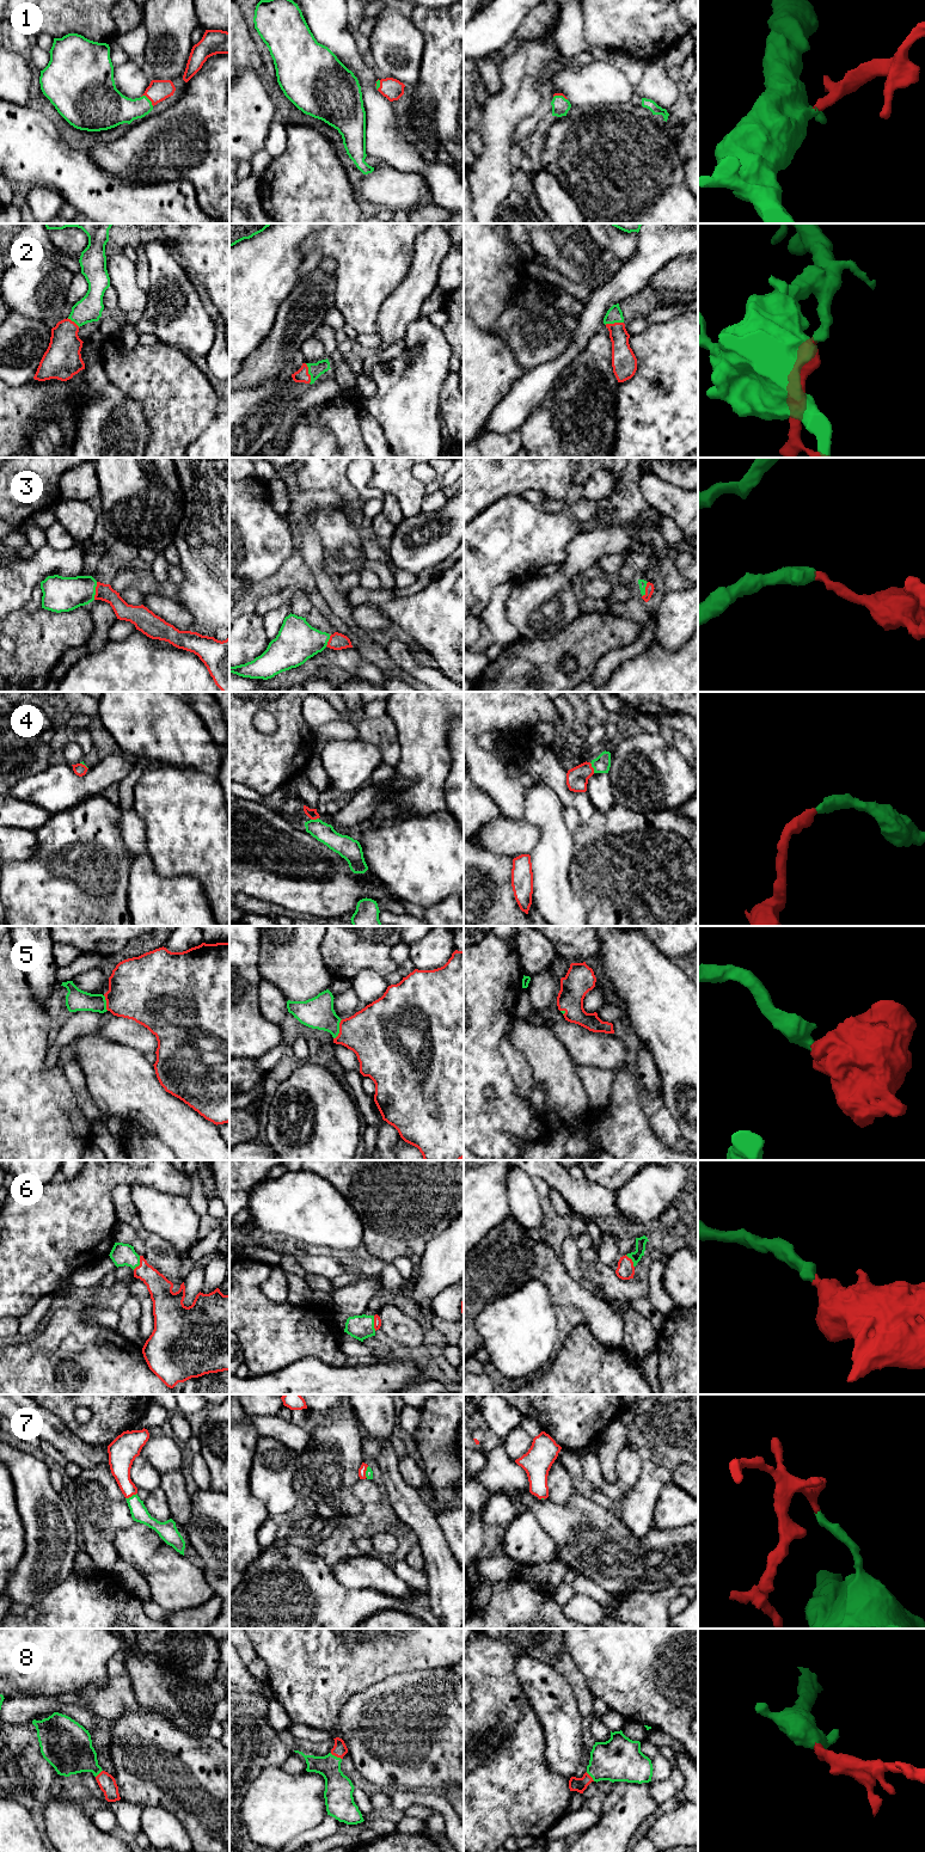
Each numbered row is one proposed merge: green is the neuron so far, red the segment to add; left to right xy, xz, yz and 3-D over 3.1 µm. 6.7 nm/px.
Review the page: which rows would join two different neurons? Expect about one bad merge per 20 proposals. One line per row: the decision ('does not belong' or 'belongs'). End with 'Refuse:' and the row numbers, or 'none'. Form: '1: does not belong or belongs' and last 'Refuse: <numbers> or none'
1: belongs
2: belongs
3: belongs
4: belongs
5: belongs
6: belongs
7: belongs
8: belongs
Refuse: none

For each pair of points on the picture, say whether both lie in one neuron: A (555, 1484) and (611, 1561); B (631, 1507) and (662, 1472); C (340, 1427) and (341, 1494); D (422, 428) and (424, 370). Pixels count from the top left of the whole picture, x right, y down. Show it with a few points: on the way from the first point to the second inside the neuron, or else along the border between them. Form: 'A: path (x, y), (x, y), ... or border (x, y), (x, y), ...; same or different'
A: border (574, 1492), (563, 1504), (555, 1504), (547, 1497); different
B: path (639, 1498), (654, 1481); same
C: path (340, 1443), (340, 1477); same
D: path (422, 414), (422, 385); same

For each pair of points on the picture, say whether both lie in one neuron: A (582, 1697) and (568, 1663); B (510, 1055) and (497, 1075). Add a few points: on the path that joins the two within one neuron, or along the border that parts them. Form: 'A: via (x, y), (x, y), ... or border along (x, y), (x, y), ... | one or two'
A: via (581, 1688), (570, 1672) | one
B: border along (502, 1035), (500, 1053), (508, 1067), (513, 1090) | two

